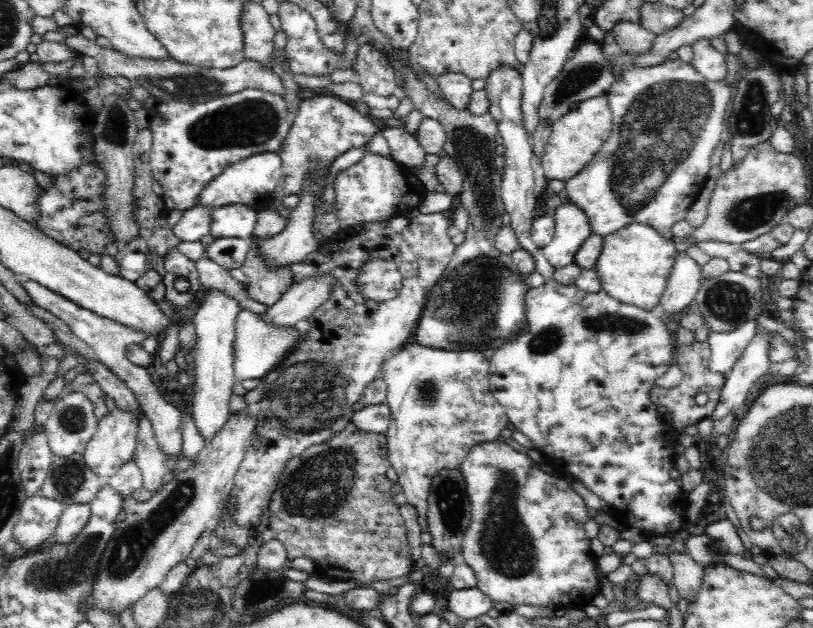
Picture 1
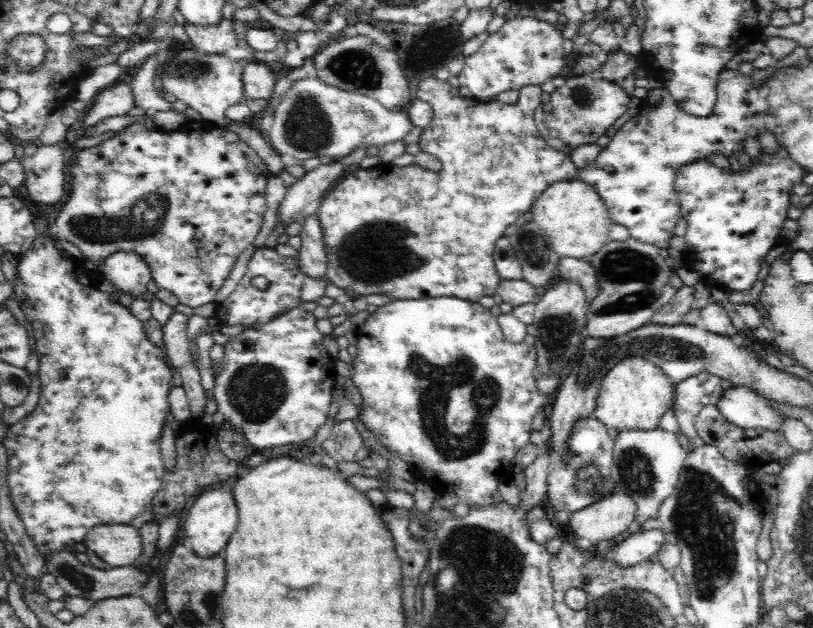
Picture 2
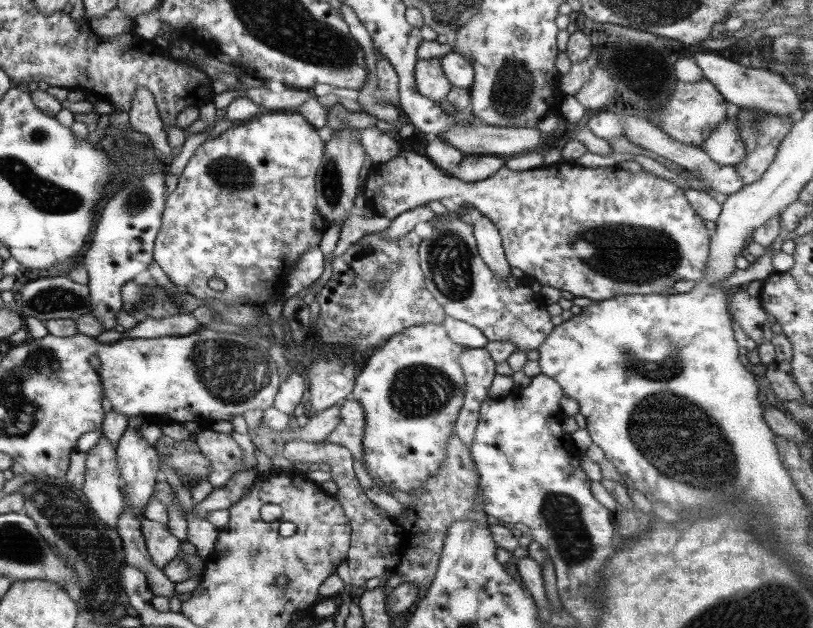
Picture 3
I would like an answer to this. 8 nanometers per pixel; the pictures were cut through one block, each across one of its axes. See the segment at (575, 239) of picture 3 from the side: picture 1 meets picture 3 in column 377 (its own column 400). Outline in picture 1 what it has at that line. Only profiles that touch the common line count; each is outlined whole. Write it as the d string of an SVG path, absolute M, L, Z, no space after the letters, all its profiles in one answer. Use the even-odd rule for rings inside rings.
M364 153L362 158L335 176L333 184L336 195L336 219L340 229L346 231L361 223L404 217L405 213L417 209L427 190L408 167L386 156Z

